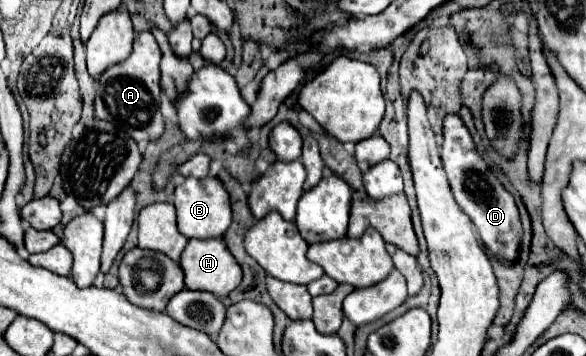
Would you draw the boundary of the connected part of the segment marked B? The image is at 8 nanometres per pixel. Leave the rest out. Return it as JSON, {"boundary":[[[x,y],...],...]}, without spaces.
{"boundary":[[[216,177],[186,179],[174,191],[174,207],[178,213],[178,229],[188,239],[222,239],[232,221],[228,191]]]}

